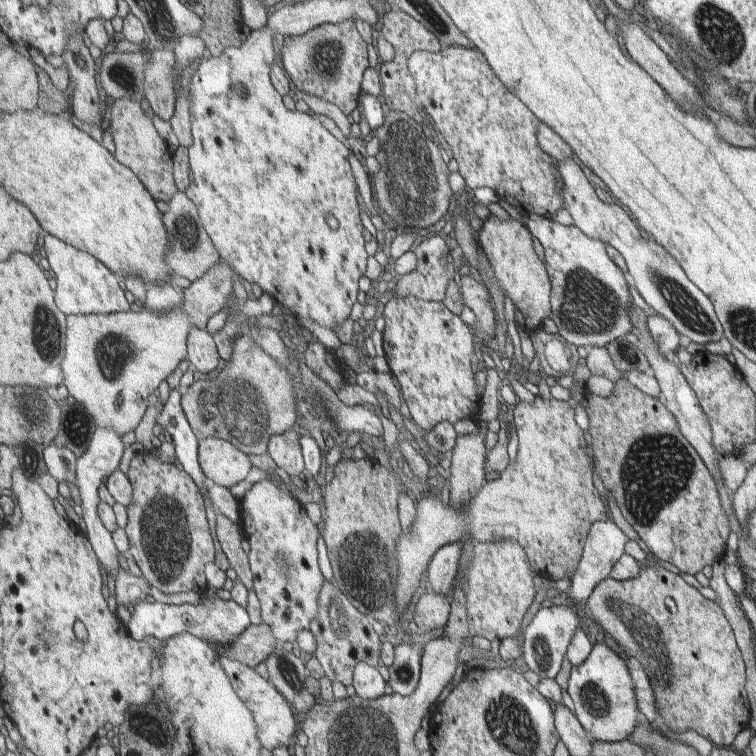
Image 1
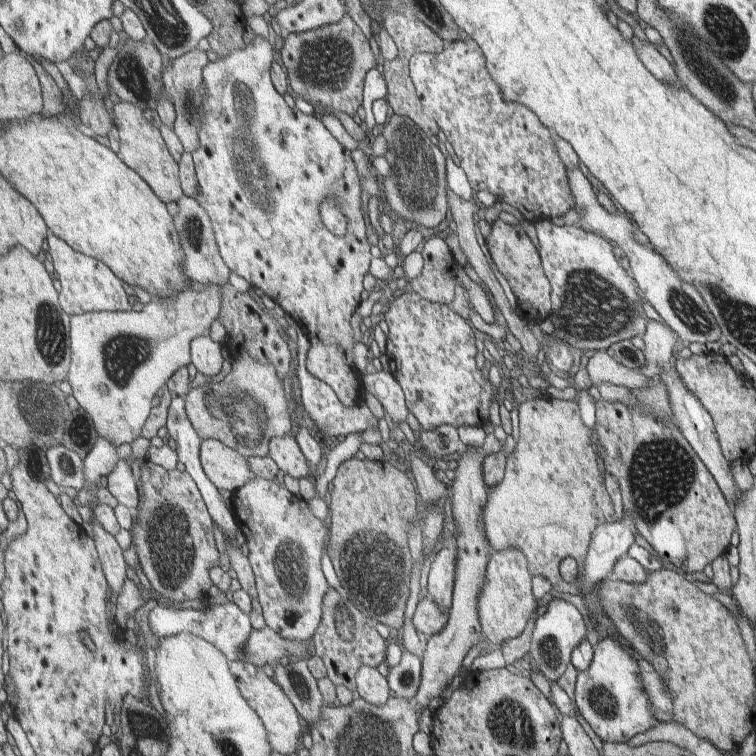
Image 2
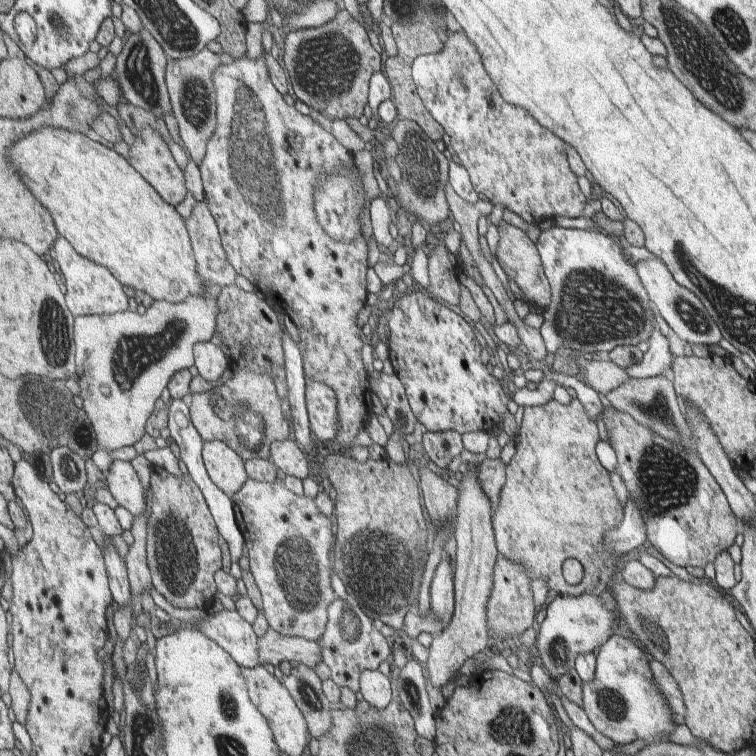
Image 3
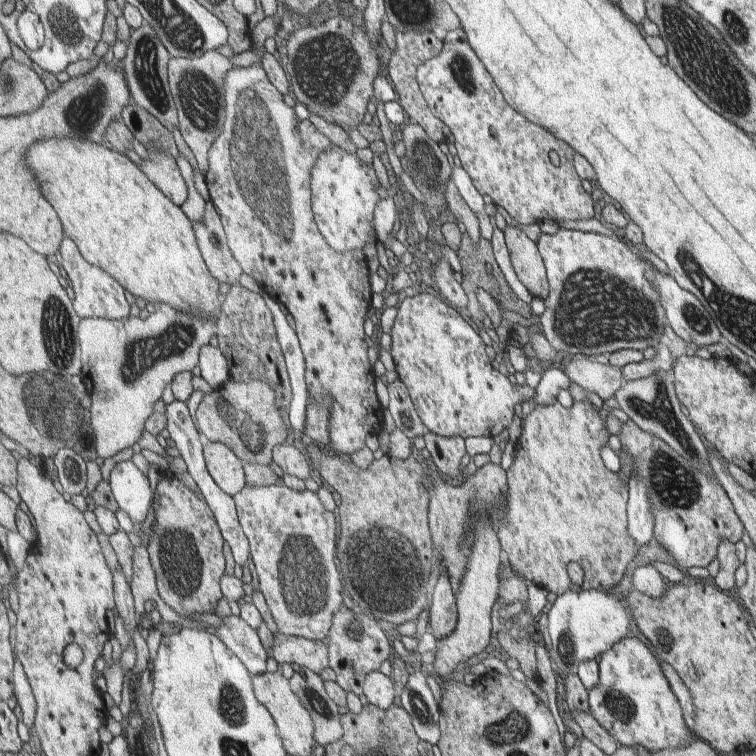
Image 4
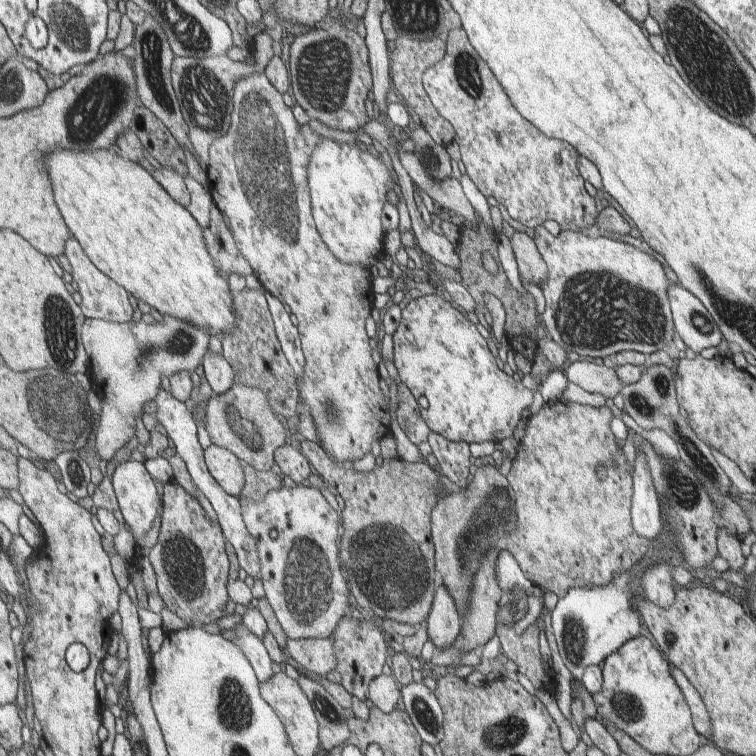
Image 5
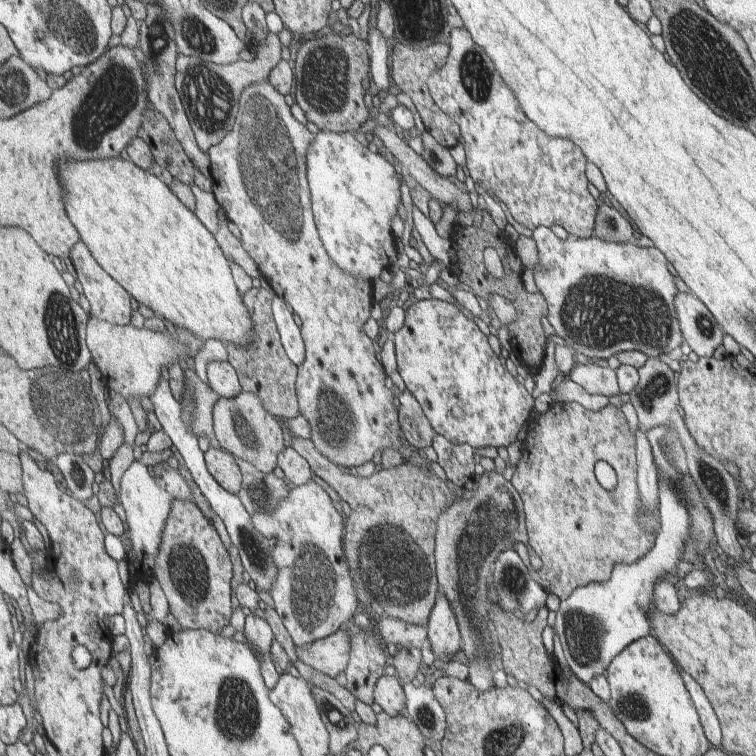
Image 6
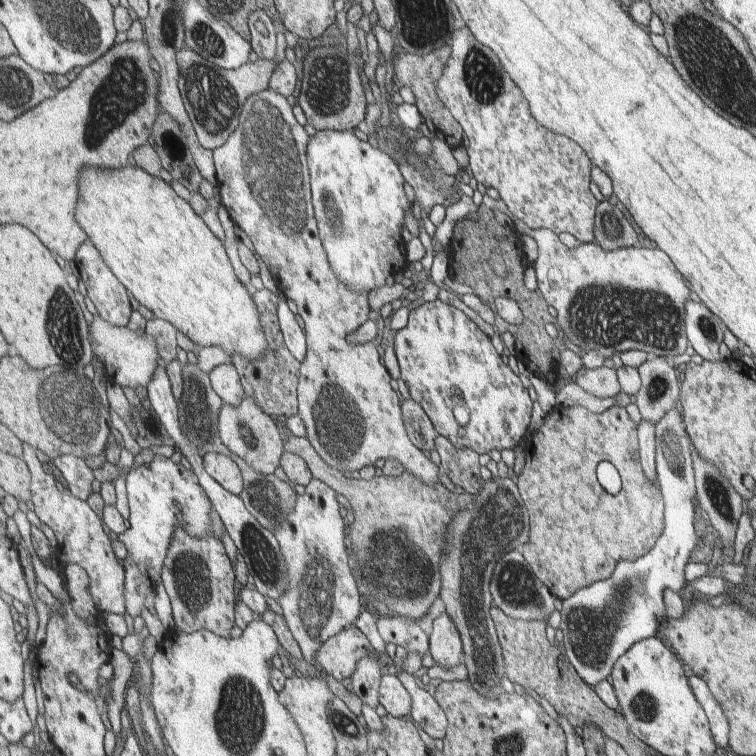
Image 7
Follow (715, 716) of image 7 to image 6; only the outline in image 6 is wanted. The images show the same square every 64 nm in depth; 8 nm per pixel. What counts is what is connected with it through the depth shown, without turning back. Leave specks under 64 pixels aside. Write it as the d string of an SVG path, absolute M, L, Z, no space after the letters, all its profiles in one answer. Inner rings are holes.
M679 672L679 677L695 708L704 738L710 746L719 748L721 729L719 729L717 718L706 697L703 695L701 688L685 672Z

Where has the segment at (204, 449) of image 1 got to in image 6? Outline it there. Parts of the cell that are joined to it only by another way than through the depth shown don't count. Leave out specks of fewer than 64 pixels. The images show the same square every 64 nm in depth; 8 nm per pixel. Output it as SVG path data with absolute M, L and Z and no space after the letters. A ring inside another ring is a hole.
M209 448L205 457L208 470L221 487L232 494L239 494L243 484L243 472L239 468L237 458L231 452L219 448Z

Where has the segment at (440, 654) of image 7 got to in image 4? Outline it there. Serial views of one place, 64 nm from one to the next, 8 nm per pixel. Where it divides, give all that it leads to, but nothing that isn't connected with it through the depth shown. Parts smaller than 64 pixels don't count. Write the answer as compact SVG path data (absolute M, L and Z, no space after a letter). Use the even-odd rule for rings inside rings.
M446 569L441 570L438 582L434 587L429 611L428 630L436 640L445 639L455 631L458 622L456 593L453 591Z

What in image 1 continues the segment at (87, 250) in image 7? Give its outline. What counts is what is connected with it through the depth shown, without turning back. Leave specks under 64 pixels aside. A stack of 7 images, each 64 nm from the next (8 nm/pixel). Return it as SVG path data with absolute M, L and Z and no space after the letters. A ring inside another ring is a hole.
M44 233L44 246L47 248L48 264L54 272L56 300L61 310L68 315L113 314L131 310L131 303L125 296L125 286L121 278L106 264L88 252L79 250L61 238Z

